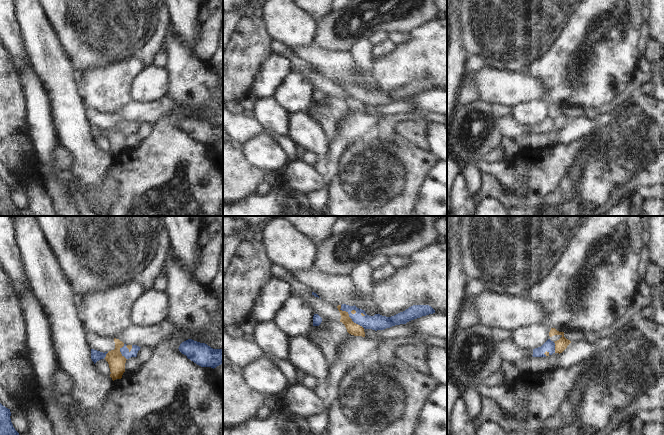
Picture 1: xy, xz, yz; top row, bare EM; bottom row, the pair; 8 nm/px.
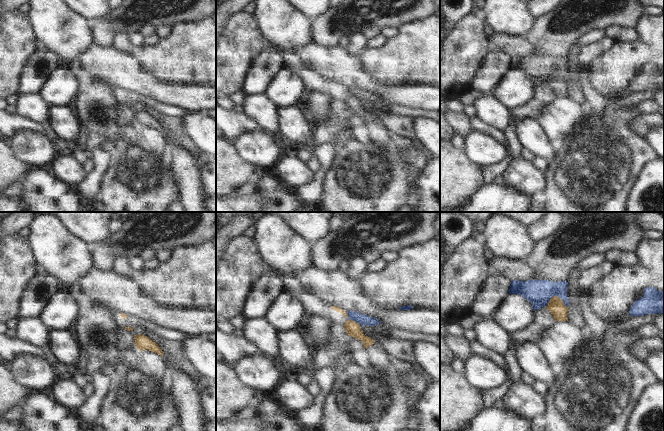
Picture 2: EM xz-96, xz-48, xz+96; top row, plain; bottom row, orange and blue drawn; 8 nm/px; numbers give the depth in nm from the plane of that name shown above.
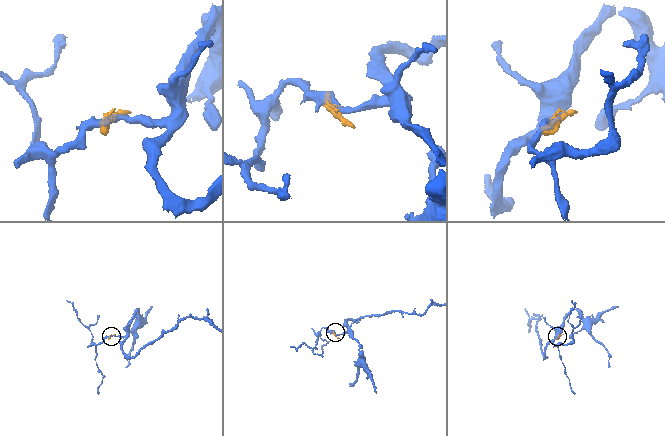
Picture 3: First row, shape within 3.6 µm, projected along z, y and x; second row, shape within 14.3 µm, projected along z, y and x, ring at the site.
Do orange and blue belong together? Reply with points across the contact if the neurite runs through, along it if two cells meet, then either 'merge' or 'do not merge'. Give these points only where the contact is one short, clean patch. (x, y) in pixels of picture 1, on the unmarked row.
border along xz (340, 81), (340, 84), (354, 98), (364, 104); do not merge

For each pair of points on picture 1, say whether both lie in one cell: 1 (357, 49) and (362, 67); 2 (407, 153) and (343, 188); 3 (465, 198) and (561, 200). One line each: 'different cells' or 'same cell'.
1: same cell
2: same cell
3: different cells

